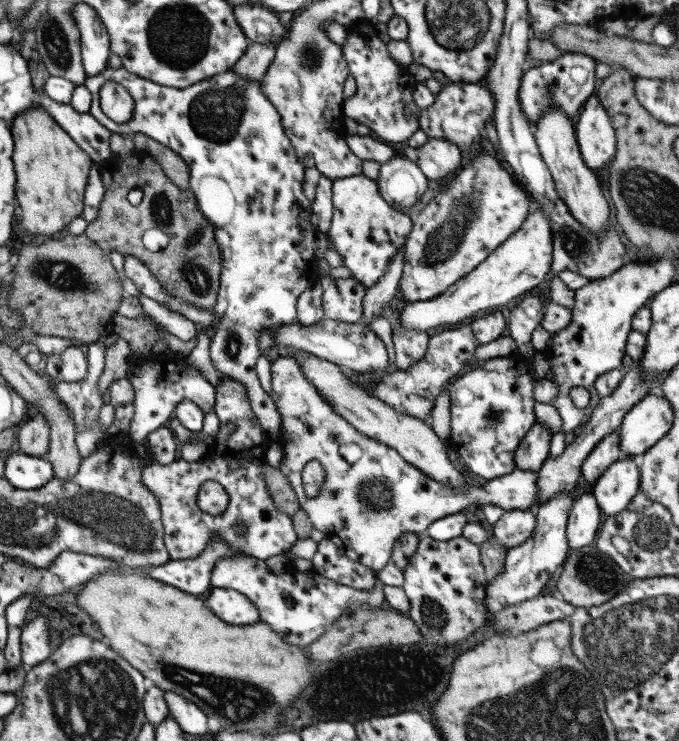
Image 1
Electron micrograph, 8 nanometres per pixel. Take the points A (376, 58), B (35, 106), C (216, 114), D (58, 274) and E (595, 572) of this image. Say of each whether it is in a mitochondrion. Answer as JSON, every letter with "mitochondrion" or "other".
{"A":"other","B":"other","C":"mitochondrion","D":"mitochondrion","E":"mitochondrion"}

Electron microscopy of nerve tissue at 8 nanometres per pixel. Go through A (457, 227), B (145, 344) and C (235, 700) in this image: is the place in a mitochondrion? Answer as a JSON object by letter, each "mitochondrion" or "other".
{"A":"mitochondrion","B":"other","C":"mitochondrion"}

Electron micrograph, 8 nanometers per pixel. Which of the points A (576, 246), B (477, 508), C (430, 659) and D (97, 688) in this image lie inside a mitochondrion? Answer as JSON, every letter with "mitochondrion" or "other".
{"A":"mitochondrion","B":"other","C":"mitochondrion","D":"mitochondrion"}

